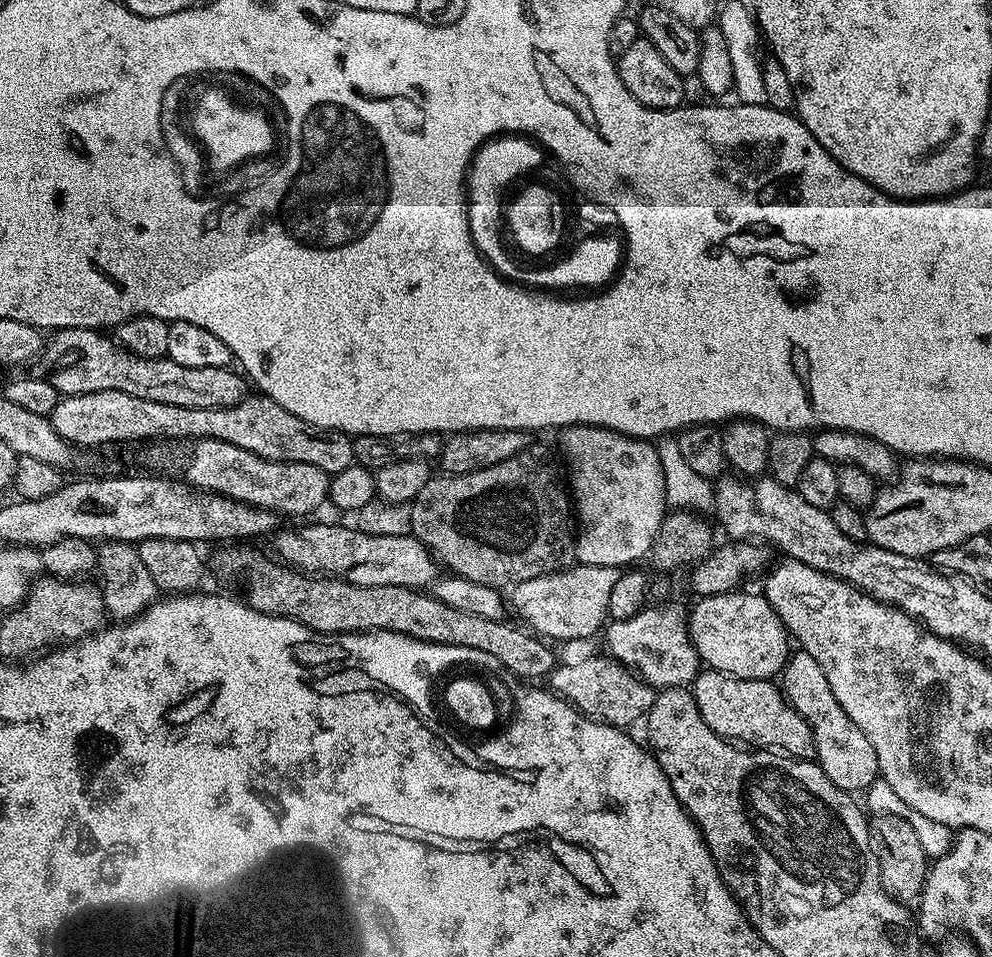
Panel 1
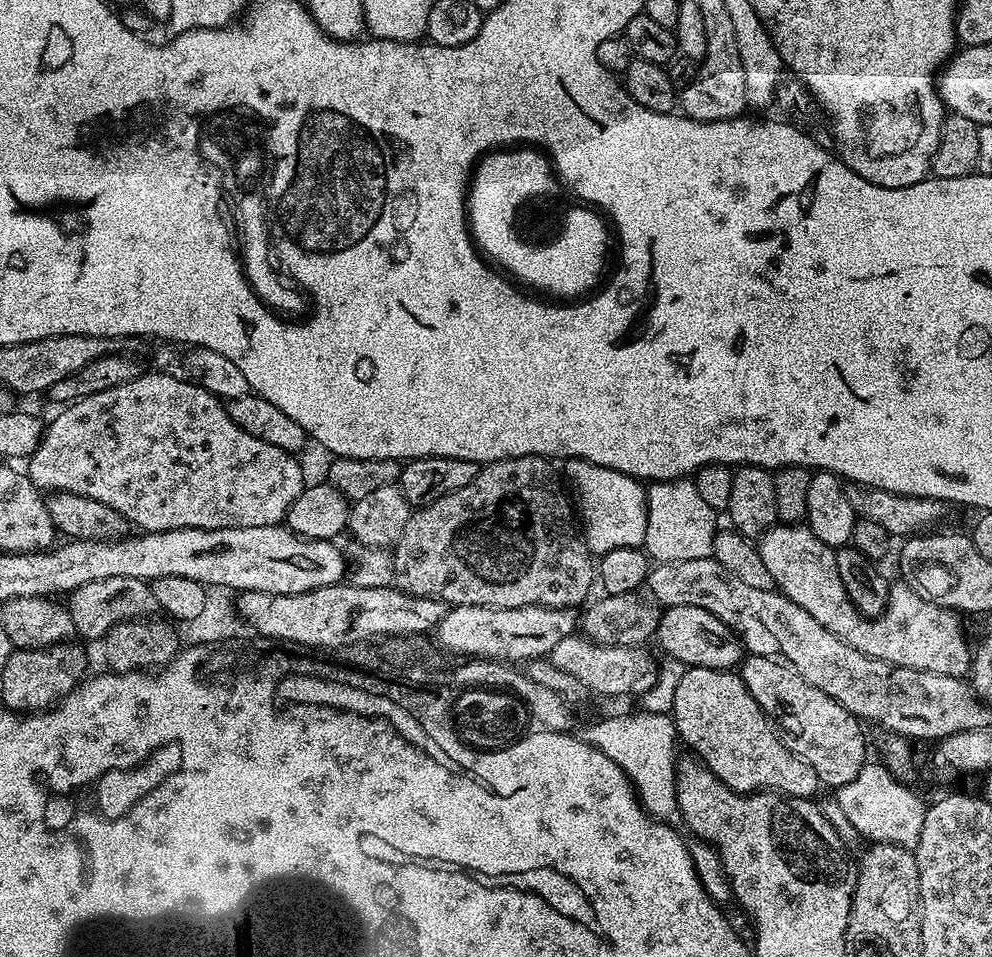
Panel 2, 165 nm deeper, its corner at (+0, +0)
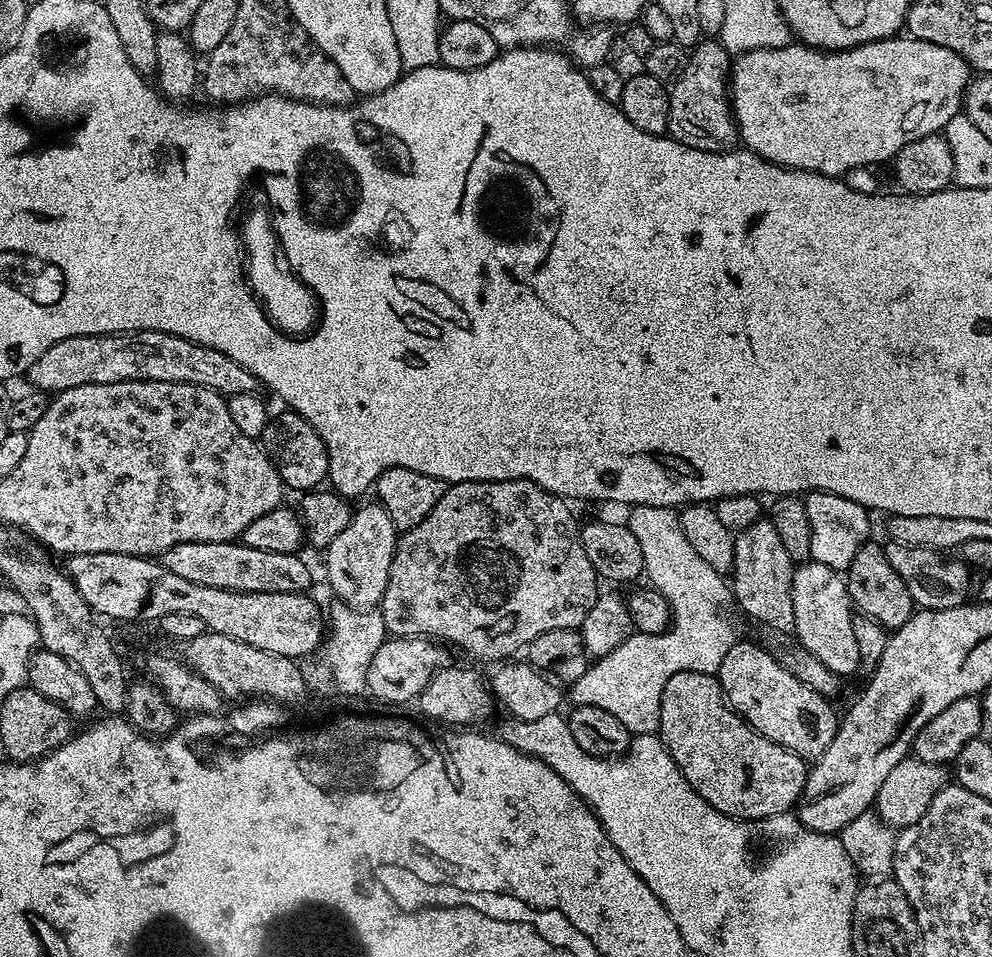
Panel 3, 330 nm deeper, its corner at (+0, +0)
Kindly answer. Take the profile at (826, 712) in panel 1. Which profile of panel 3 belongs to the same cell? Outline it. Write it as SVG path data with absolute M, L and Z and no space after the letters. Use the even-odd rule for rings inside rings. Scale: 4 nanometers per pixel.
M743 638L737 639L722 661L718 673L720 688L728 706L740 715L758 734L770 738L778 746L798 754L806 762L815 762L817 758L834 742L838 727L838 712L831 708L829 697L818 694L806 682L794 678L794 674L785 668L764 648L751 644Z

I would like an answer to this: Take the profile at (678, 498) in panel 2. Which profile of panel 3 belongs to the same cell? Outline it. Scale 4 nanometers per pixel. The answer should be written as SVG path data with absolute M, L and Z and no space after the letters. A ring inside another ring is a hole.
M638 504L629 512L632 513L626 517L626 523L630 534L638 538L638 546L642 546L644 576L666 598L672 621L669 629L658 635L632 633L610 654L589 663L582 678L570 685L571 703L598 706L606 714L614 714L631 735L655 735L660 729L661 696L666 682L682 672L717 675L738 636L716 601L726 592L725 577L714 566L702 562L694 546L686 542L679 511Z

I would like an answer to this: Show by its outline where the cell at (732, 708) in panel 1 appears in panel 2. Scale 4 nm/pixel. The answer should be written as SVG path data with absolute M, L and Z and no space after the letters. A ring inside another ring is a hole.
M685 667L674 691L670 713L676 723L677 737L693 748L695 755L726 786L735 792L761 790L780 792L784 796L815 797L822 788L814 766L790 751L771 720L746 690L739 671L726 668Z

